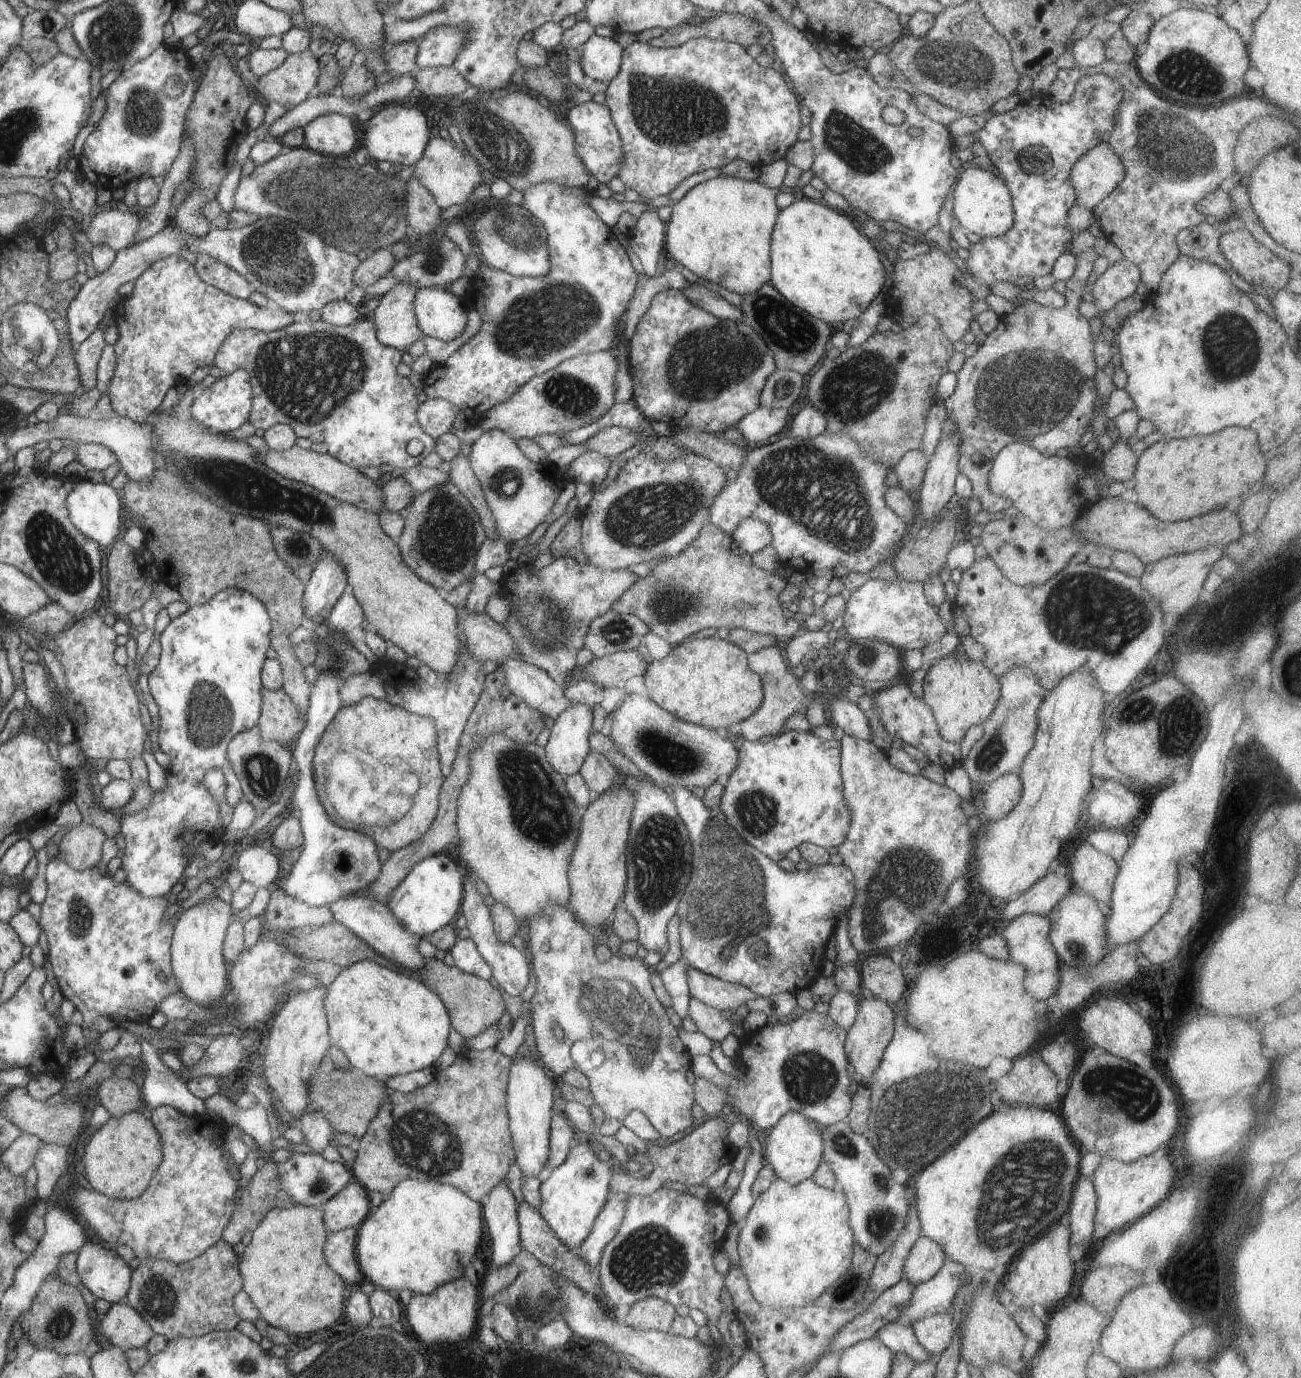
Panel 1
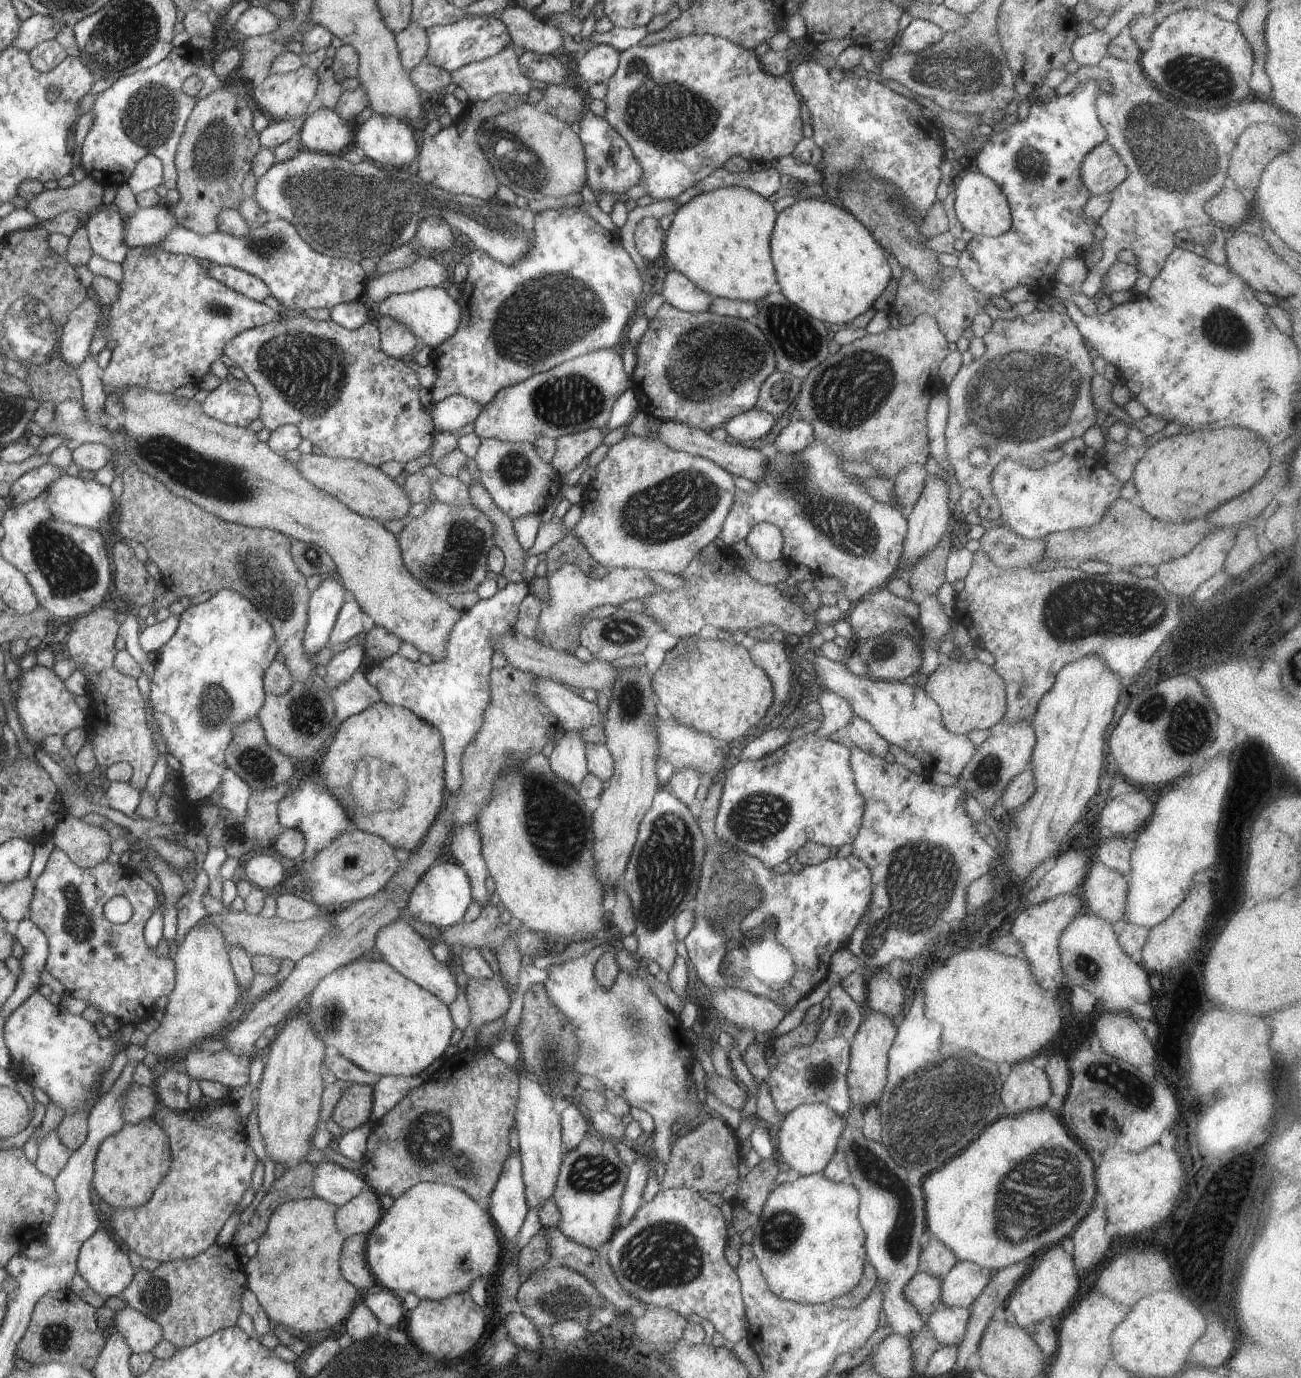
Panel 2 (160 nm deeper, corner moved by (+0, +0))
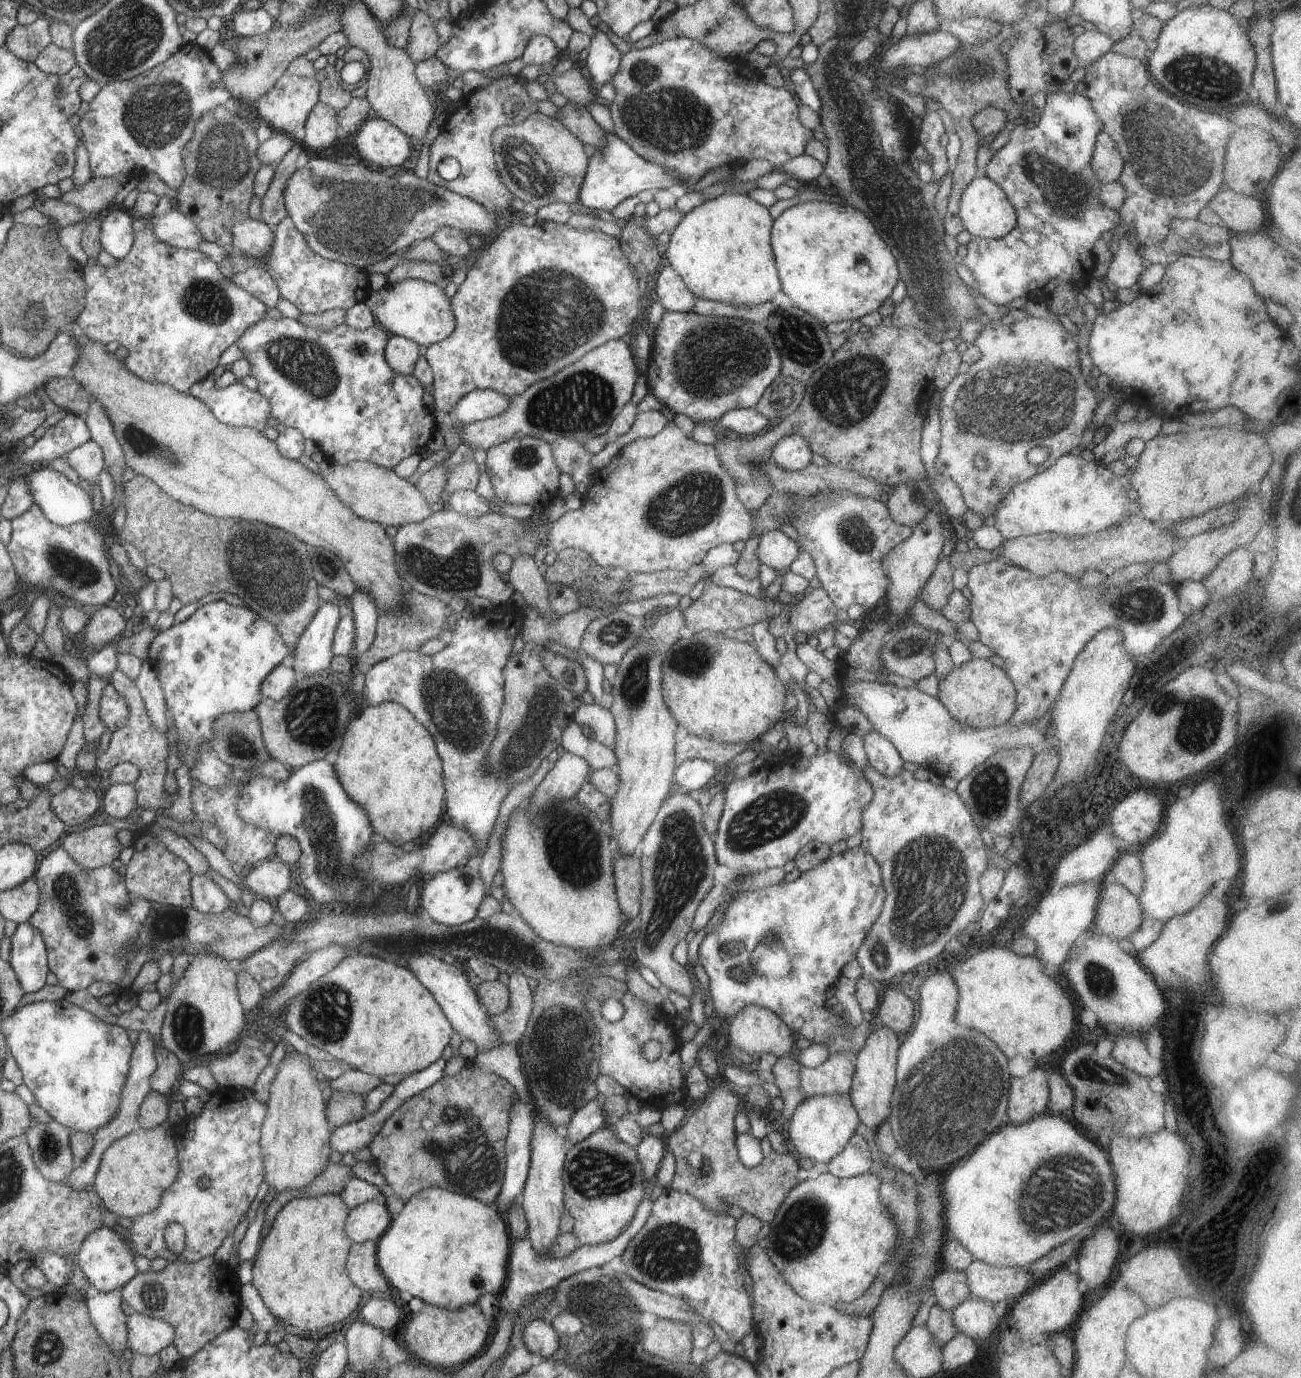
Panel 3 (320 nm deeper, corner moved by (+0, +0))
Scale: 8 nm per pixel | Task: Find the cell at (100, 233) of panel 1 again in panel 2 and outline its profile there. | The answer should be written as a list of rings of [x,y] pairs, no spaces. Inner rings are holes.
[[[164,202],[153,208],[139,208],[136,214],[124,219],[124,242],[128,248],[156,247],[158,242],[164,240],[164,236],[177,226],[176,216],[170,212],[170,206]]]

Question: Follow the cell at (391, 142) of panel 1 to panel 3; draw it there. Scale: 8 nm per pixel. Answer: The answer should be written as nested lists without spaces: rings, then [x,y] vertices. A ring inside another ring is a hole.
[[[386,119],[366,120],[356,132],[355,140],[361,162],[396,169],[410,160],[410,138]]]

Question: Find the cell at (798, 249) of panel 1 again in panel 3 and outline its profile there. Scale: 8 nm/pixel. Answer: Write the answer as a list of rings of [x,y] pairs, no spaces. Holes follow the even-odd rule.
[[[814,201],[787,209],[773,220],[771,248],[781,290],[790,297],[794,306],[814,316],[824,326],[847,320],[854,322],[878,311],[901,280],[897,262],[872,221],[848,204]]]

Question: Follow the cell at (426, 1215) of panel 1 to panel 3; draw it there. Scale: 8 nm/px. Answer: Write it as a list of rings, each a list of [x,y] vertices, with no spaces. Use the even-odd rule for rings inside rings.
[[[426,1188],[404,1203],[391,1229],[377,1242],[379,1268],[392,1288],[409,1292],[424,1303],[459,1310],[460,1306],[478,1304],[483,1294],[492,1294],[497,1298],[505,1287],[511,1244],[504,1216],[494,1204],[484,1206],[478,1199],[455,1191]]]

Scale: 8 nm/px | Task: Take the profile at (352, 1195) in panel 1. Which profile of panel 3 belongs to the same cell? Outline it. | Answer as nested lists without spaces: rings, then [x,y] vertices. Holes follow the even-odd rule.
[[[372,1200],[348,1212],[346,1234],[352,1243],[378,1241],[391,1229],[390,1214],[384,1204]]]

